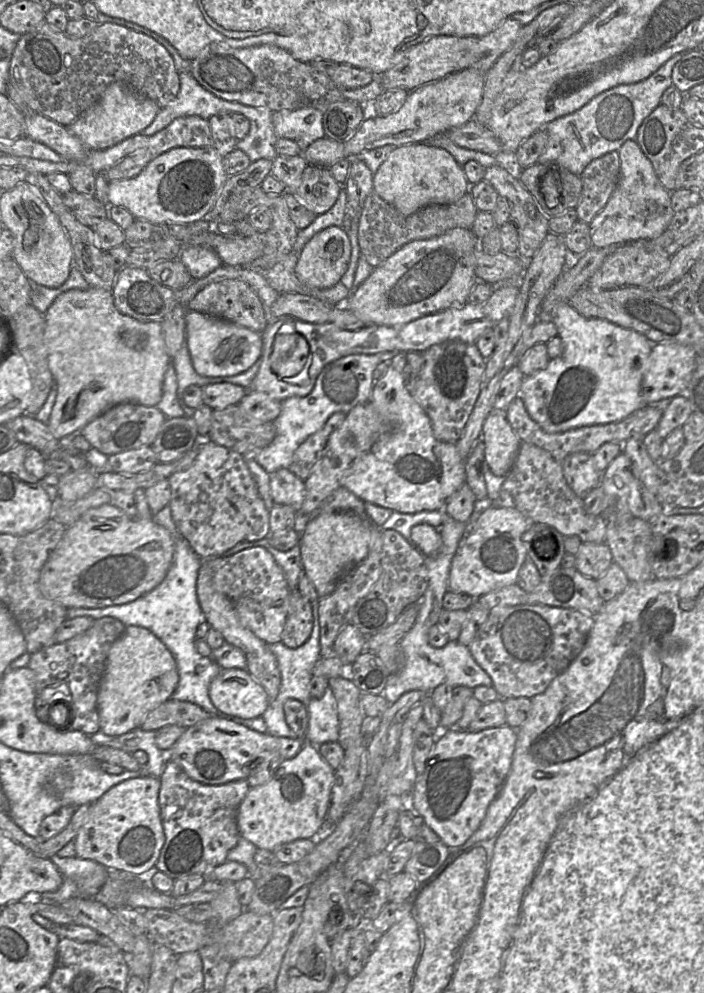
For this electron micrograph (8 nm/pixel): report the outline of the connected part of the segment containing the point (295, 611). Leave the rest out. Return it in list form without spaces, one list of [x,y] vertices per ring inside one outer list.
[[[291,590],[289,609],[281,635],[281,642],[288,648],[298,648],[312,633],[312,604],[298,590]]]

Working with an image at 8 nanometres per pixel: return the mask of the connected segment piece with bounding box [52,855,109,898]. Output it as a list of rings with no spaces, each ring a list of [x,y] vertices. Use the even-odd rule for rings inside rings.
[[[55,855],[52,861],[64,878],[75,882],[81,897],[94,898],[109,878],[109,869],[90,859]]]

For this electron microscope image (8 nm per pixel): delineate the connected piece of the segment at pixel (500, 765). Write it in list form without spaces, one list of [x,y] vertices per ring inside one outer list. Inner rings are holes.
[[[509,725],[478,732],[448,729],[437,733],[437,739],[429,754],[426,769],[421,775],[417,775],[410,803],[413,811],[423,819],[424,823],[437,834],[449,849],[465,844],[480,827],[488,806],[501,791],[510,772],[516,741],[517,730]]]

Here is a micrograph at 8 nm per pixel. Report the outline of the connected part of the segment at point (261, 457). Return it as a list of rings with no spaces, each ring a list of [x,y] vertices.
[[[387,351],[376,354],[352,354],[335,360],[323,367],[312,391],[303,397],[293,396],[281,401],[281,412],[273,420],[276,435],[271,444],[245,457],[248,469],[257,485],[259,495],[270,511],[273,500],[270,493],[269,474],[281,468],[289,468],[295,450],[305,439],[322,429],[328,418],[335,412],[347,414],[359,404],[368,403],[372,393],[373,372],[381,362],[390,362],[400,351]]]

